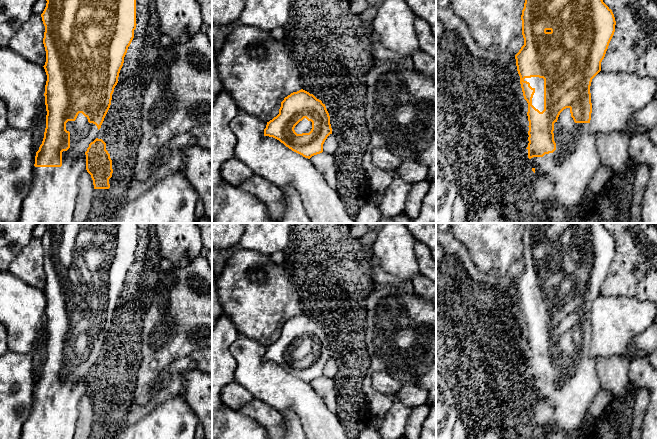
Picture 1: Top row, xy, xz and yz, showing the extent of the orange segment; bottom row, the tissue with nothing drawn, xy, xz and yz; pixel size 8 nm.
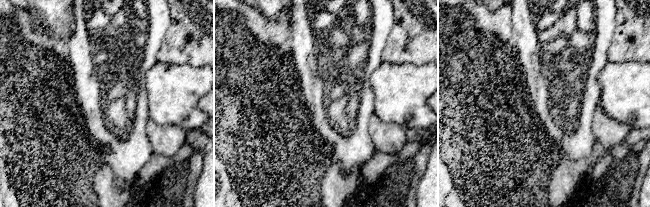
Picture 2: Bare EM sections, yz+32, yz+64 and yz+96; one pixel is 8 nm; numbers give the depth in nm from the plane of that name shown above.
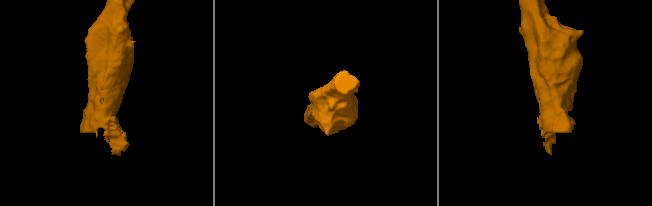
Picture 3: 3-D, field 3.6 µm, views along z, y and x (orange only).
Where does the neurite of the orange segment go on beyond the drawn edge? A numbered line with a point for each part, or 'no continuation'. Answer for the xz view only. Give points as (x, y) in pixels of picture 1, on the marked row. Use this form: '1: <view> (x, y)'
1: xz (304, 126)

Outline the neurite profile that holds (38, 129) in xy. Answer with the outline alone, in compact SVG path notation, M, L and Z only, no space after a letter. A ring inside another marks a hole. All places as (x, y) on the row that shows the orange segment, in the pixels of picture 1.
M44 103L42 108L38 112L37 121L35 122L34 126L31 128L33 134L35 156L44 138L44 132L46 128L46 115L47 115L47 111L46 111L46 105Z

